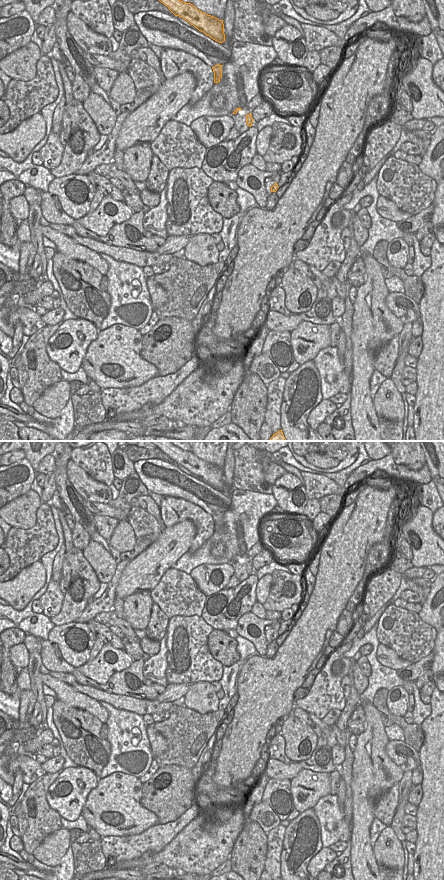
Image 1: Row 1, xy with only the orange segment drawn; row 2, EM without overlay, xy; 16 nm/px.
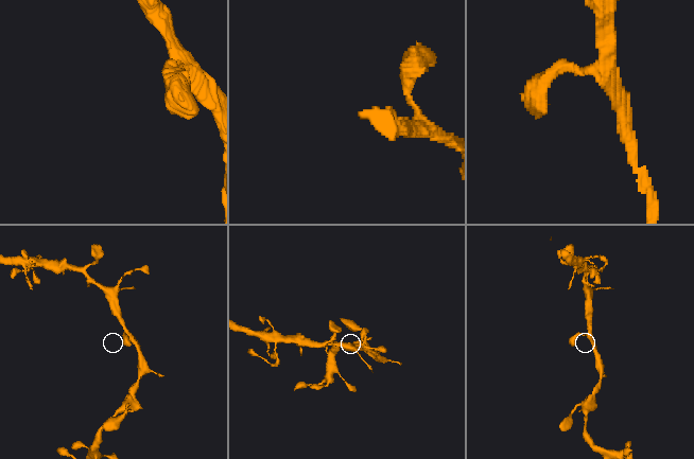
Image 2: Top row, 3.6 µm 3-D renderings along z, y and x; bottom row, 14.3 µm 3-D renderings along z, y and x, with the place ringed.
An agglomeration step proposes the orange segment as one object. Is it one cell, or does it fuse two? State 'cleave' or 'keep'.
keep

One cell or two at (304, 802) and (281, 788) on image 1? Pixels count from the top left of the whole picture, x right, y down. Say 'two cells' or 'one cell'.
two cells

